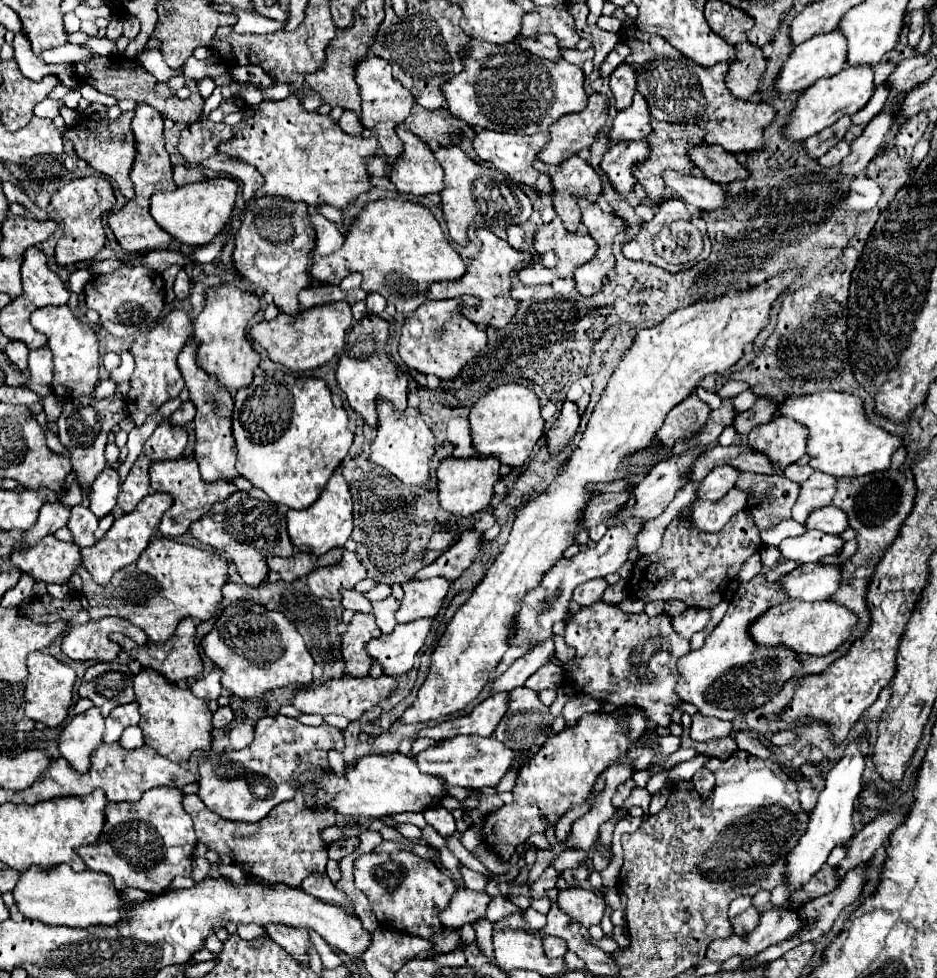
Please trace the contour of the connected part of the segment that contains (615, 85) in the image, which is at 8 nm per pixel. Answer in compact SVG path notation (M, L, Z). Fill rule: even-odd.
M624 62L610 74L610 90L614 92L618 110L630 106L630 100L636 94L636 72L630 68L630 64Z

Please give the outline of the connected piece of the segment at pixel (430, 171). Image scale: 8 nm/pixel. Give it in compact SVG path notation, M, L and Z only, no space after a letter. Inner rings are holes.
M400 124L396 132L404 142L404 152L392 162L394 172L390 174L390 180L400 192L412 196L440 194L444 188L444 172L442 166L434 160L430 146L414 136L406 124Z

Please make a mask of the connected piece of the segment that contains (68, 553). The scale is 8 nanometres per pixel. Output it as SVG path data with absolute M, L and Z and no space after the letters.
M44 536L36 546L12 552L12 564L38 582L68 584L82 564L80 548L72 542L60 542L54 536Z

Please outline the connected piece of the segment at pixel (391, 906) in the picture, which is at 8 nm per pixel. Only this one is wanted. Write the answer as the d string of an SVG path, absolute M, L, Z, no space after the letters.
M398 850L396 854L390 852L370 852L354 860L354 884L364 896L370 900L372 912L376 914L380 924L386 924L390 928L398 928L402 932L408 932L412 936L420 938L430 938L430 932L438 932L438 928L444 928L442 922L438 920L440 912L446 910L446 904L450 904L454 896L454 882L430 860L424 860L408 850Z

